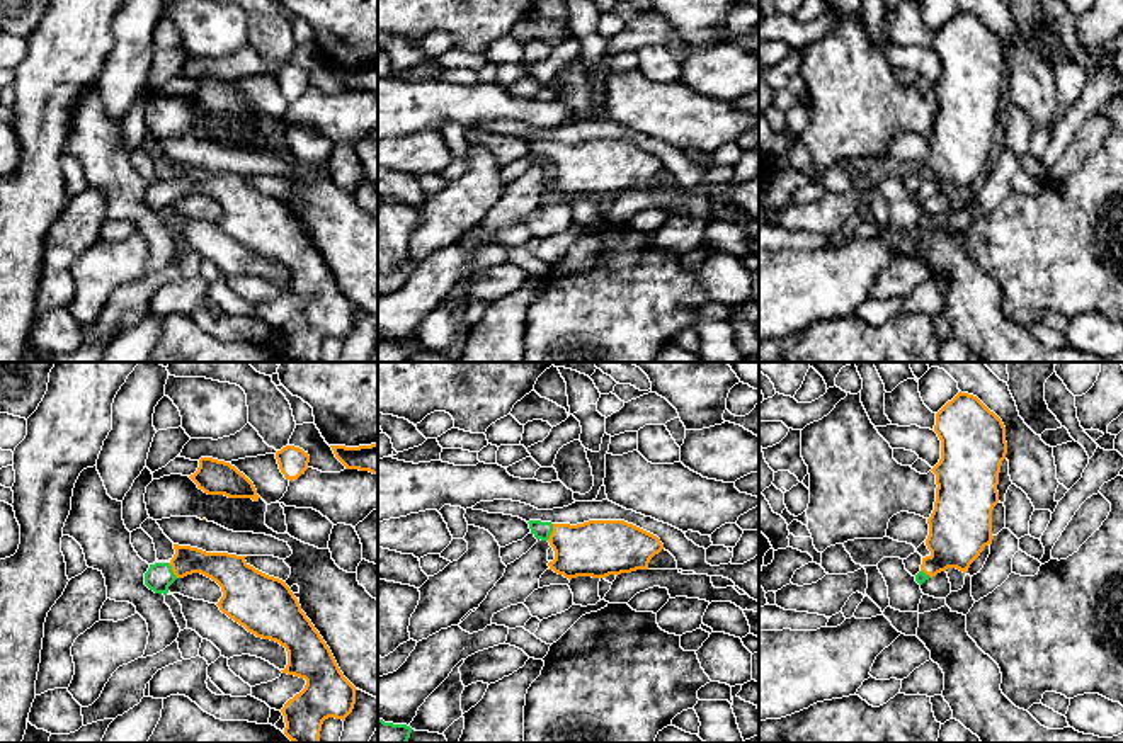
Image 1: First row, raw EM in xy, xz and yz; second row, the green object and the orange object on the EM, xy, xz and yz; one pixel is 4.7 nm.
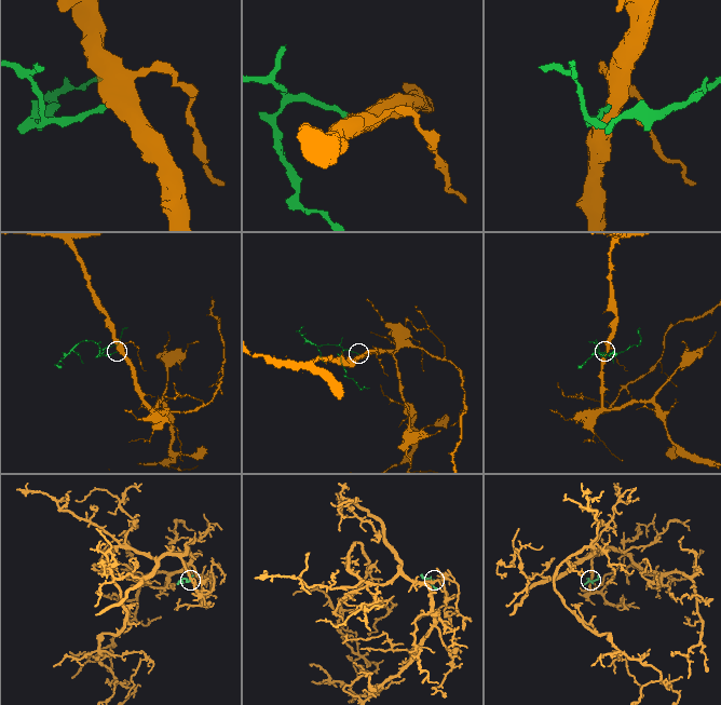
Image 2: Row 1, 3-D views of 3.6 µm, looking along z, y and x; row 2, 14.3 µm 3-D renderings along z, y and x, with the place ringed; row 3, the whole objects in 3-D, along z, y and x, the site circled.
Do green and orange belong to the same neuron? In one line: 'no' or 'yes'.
yes

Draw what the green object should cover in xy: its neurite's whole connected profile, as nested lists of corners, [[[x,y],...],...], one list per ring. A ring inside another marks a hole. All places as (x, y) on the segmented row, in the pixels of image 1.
[[[179,544],[174,549],[168,563],[150,564],[145,573],[150,590],[167,595],[177,578],[192,573],[211,578],[223,592],[216,604],[219,610],[257,638],[284,646],[288,665],[281,672],[306,680],[305,689],[281,709],[284,734],[293,743],[320,743],[325,719],[345,721],[357,689],[344,677],[286,581],[255,570],[245,561],[247,556]]]

